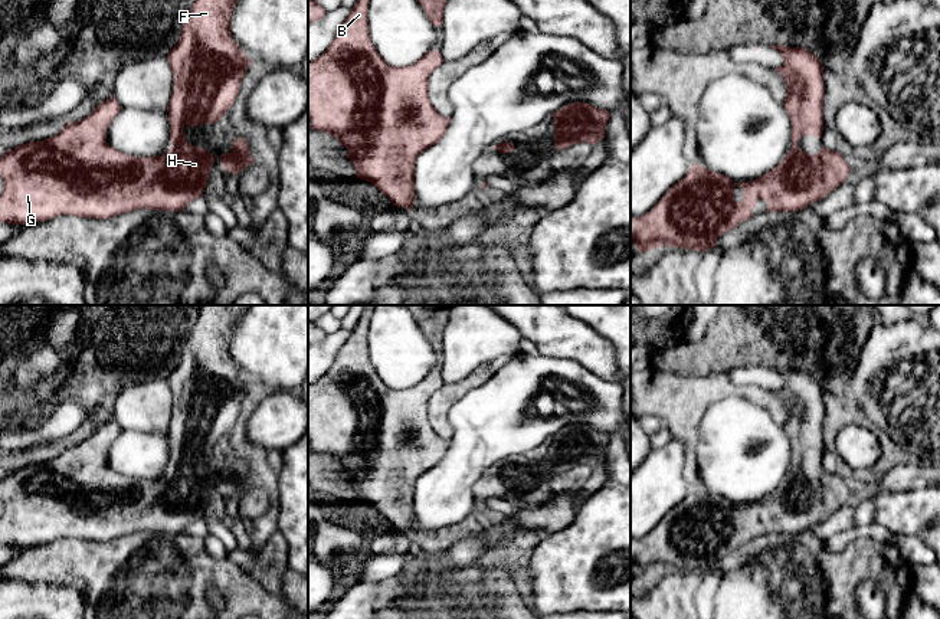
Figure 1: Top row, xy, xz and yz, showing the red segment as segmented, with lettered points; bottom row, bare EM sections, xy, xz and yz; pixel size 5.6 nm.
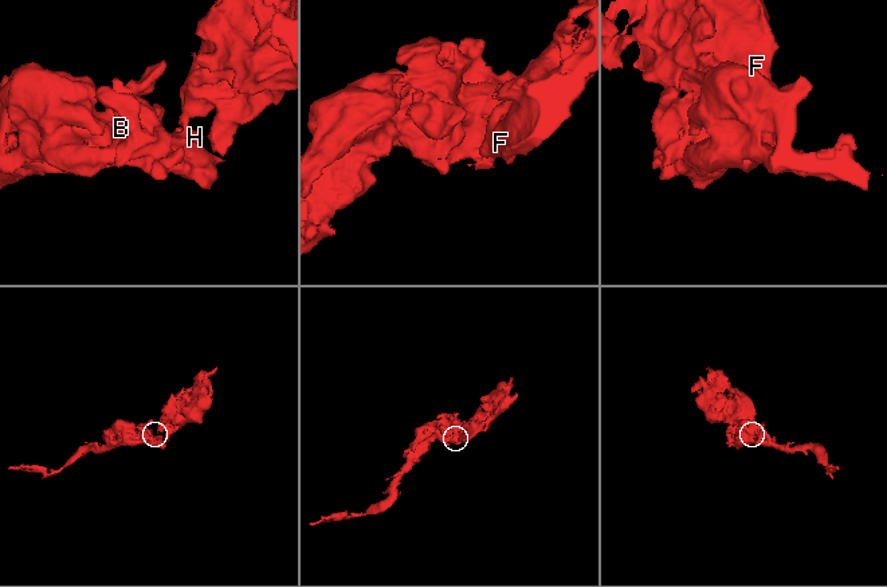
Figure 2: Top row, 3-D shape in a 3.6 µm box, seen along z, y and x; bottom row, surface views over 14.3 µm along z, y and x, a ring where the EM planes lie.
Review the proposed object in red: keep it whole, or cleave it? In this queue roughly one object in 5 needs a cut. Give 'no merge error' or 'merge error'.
no merge error

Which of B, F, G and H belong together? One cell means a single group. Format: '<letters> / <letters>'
B F G H

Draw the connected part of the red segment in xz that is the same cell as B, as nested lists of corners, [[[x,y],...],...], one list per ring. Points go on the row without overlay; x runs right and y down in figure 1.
[[[366,305],[333,366],[318,380],[308,384],[308,439],[311,452],[333,458],[348,472],[345,479],[351,482],[357,501],[370,504],[394,528],[403,528],[410,534],[415,525],[416,481],[439,465],[451,445],[451,440],[440,438],[429,422],[429,399],[443,386],[443,381],[439,374],[429,373],[409,389],[390,389],[379,377],[369,357],[367,334],[371,307],[374,305]]]

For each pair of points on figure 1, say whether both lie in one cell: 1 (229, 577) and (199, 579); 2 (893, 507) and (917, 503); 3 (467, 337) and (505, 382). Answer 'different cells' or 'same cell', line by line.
1: same cell
2: same cell
3: different cells

